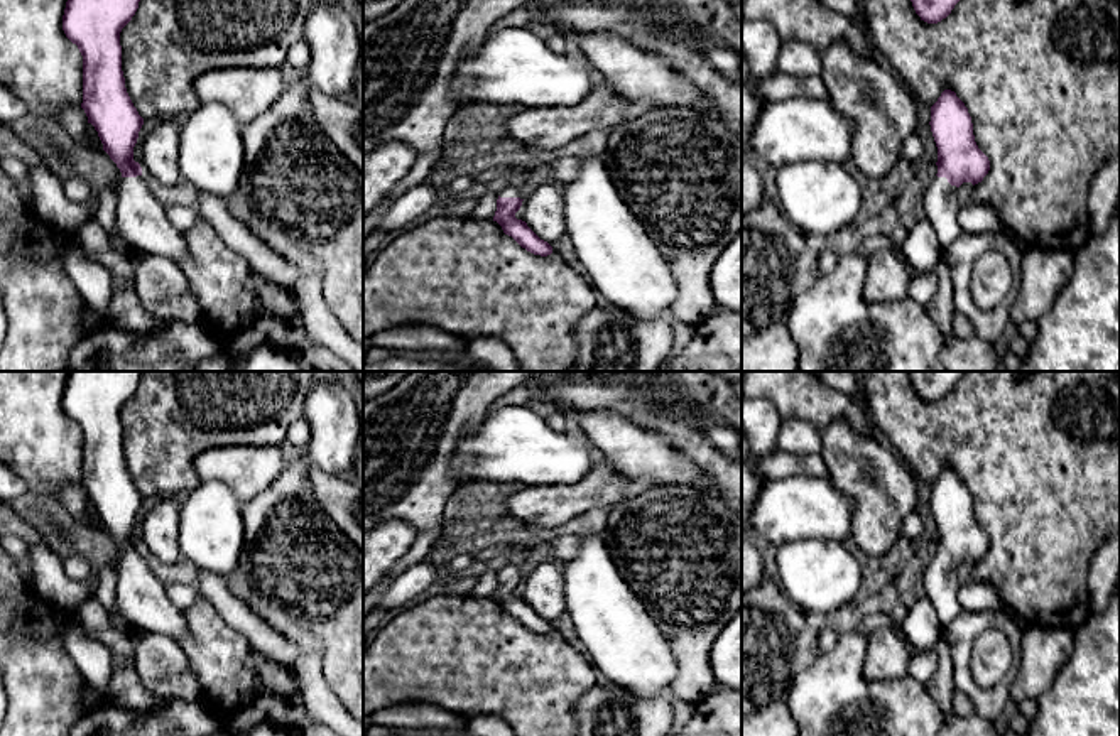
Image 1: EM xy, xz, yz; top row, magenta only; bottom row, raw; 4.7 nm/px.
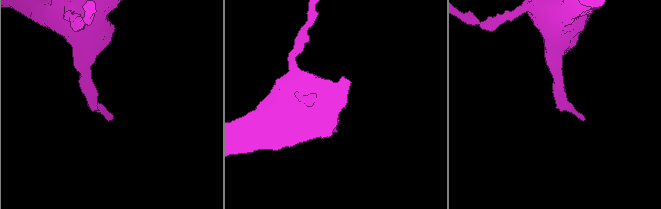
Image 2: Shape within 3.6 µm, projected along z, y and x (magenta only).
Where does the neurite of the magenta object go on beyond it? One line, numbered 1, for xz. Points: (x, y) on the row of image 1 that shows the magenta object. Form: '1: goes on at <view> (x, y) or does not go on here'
1: goes on at xz (511, 191)

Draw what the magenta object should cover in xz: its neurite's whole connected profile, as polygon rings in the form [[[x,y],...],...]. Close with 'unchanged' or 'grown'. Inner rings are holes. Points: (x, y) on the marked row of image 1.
[[[507,186],[498,192],[497,211],[493,221],[497,221],[503,233],[512,236],[522,248],[534,255],[547,257],[552,253],[552,246],[541,240],[525,221],[517,219],[515,213],[524,201],[522,187]]]; grown

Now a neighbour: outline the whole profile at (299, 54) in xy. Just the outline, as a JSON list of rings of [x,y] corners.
[[[302,39],[289,49],[285,64],[296,68],[299,73],[306,73],[309,62],[311,49],[309,44]]]

